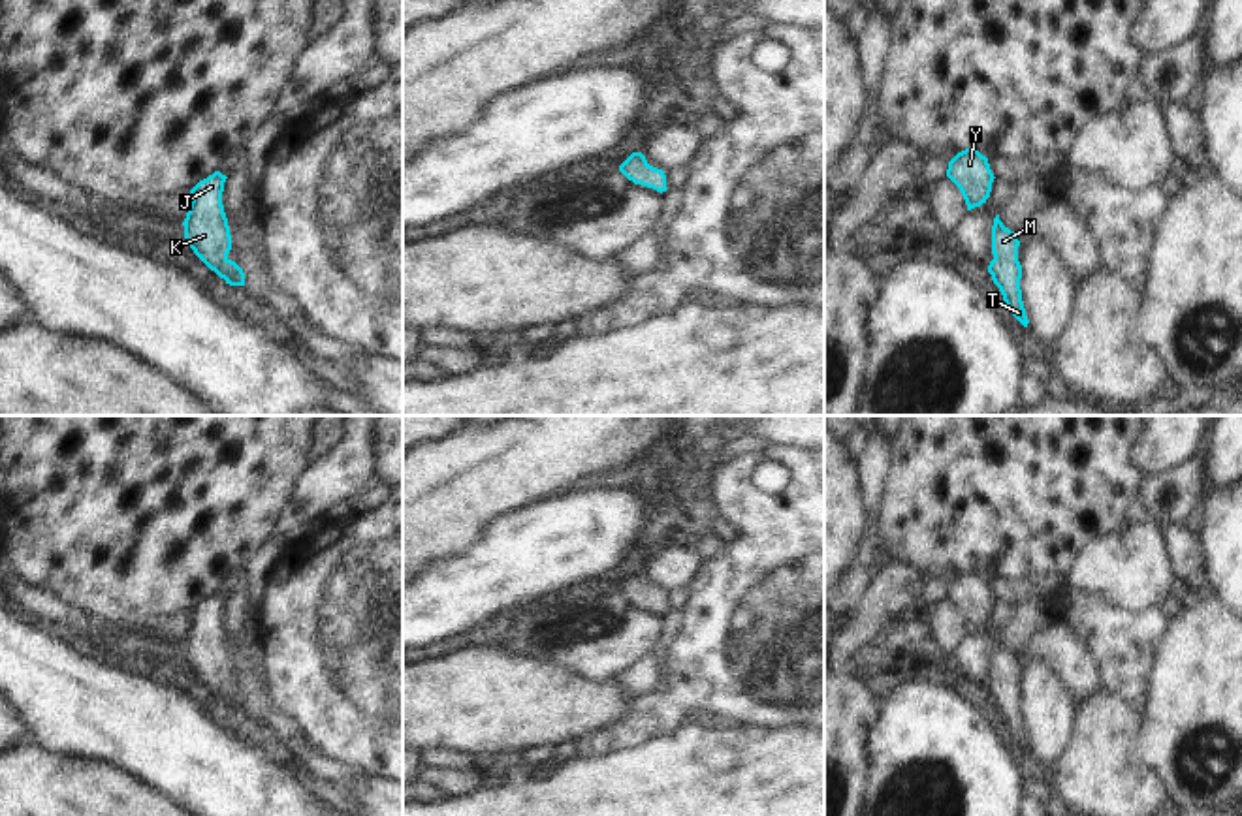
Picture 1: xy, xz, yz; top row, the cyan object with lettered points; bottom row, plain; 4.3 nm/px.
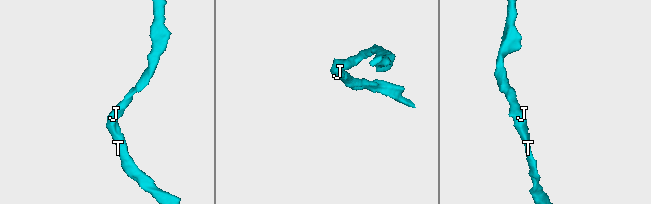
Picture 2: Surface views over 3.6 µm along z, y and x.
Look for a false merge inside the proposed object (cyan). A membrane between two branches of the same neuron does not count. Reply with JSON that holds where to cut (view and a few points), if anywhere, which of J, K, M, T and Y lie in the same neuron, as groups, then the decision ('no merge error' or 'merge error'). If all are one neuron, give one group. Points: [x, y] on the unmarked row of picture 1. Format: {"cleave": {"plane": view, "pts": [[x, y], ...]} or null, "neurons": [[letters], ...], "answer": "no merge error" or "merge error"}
{"cleave": null, "neurons": [["J", "K", "M", "T", "Y"]], "answer": "no merge error"}

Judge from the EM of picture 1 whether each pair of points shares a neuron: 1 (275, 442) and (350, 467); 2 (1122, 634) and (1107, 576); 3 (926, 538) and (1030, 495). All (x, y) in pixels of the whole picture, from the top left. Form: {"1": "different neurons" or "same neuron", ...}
{"1": "different neurons", "2": "different neurons", "3": "same neuron"}

